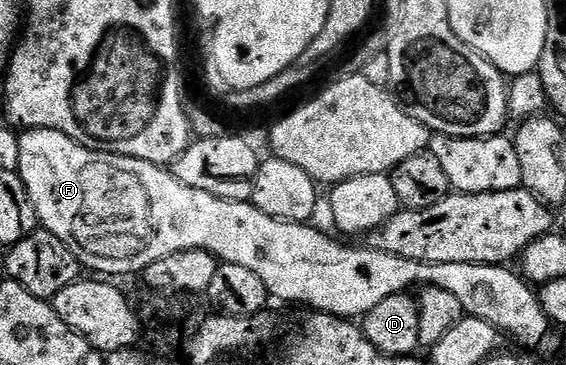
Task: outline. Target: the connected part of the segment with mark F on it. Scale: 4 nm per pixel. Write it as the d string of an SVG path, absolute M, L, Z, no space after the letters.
M25 129L19 134L20 142L18 143L18 155L20 163L18 172L20 178L24 180L24 186L28 192L28 198L32 201L32 206L36 212L37 222L43 228L51 231L54 235L58 235L58 239L62 239L62 243L70 245L76 252L77 257L85 266L88 265L92 269L97 269L97 274L112 275L108 273L136 273L143 274L144 269L158 259L162 259L166 255L174 255L178 251L186 251L187 249L204 249L207 253L212 253L221 262L229 261L230 263L238 263L240 267L247 267L250 271L254 271L262 283L266 283L269 294L273 298L276 297L280 301L297 301L300 305L309 305L309 310L317 313L329 313L335 317L346 317L349 319L362 319L370 311L374 311L374 307L378 307L378 303L382 303L382 299L390 299L390 295L398 295L405 291L411 290L411 285L415 287L427 287L434 285L439 289L450 291L450 295L458 298L458 303L462 303L465 314L469 317L477 317L486 323L490 323L495 329L499 329L501 334L512 337L517 337L524 345L540 345L548 337L548 328L550 322L548 316L544 314L544 309L540 305L540 299L537 290L519 272L511 273L508 267L504 265L483 265L482 263L430 263L429 261L419 261L418 259L406 259L402 255L390 255L390 251L378 251L377 249L369 249L367 244L360 245L343 245L340 241L335 241L328 233L319 233L315 229L315 224L301 223L299 221L283 221L277 217L266 215L266 211L262 211L257 205L253 205L251 201L231 201L230 199L222 199L210 195L206 191L198 191L194 187L186 187L186 183L182 183L163 165L155 165L149 161L142 159L134 159L127 157L121 153L109 153L107 149L93 147L87 143L81 143L74 140L72 137L67 137L62 131L57 129Z

